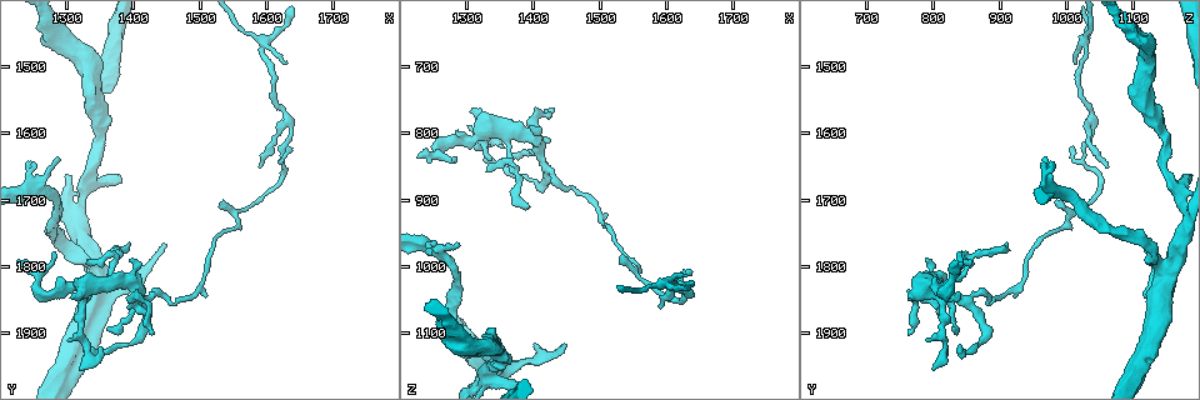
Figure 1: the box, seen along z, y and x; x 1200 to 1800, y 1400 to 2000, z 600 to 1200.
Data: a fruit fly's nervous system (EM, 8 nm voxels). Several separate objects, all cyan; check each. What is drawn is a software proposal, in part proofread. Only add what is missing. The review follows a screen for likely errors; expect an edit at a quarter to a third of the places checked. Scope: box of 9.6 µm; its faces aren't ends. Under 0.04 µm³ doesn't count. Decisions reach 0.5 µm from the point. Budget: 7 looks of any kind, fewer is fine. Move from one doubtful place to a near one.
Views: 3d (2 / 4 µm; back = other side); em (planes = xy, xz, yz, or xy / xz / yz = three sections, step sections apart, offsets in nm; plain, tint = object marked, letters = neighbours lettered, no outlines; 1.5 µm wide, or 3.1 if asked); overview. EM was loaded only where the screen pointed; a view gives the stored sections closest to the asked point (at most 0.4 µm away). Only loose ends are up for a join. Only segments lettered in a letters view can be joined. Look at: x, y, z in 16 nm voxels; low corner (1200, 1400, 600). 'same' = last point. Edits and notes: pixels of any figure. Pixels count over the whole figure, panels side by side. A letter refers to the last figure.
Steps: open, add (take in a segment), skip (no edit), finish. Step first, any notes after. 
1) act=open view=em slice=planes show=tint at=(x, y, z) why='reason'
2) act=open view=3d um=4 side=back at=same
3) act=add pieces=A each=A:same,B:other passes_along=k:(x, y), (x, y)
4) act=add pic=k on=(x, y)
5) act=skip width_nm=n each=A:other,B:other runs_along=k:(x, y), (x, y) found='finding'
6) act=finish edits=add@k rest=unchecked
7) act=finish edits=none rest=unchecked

act=open view=em slice=planes show=letters at=(1405, 1845, 1120) why='an open end'

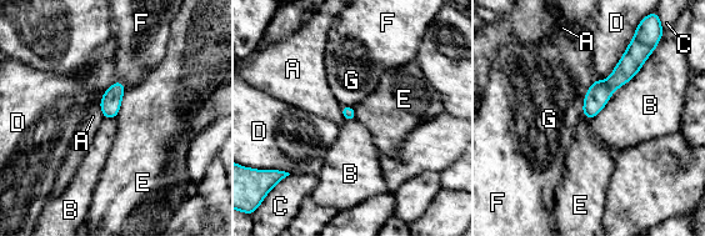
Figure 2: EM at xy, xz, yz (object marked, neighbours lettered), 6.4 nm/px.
act=skip each=A:other,B:other,C:other,D:other,E:other,F:other,G:other runs_along=2:(631, 54), (589, 115) found='none of them fits'

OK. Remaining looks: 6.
act=open view=3d um=2 side=back at=(1535, 1705, 985) why='free end'

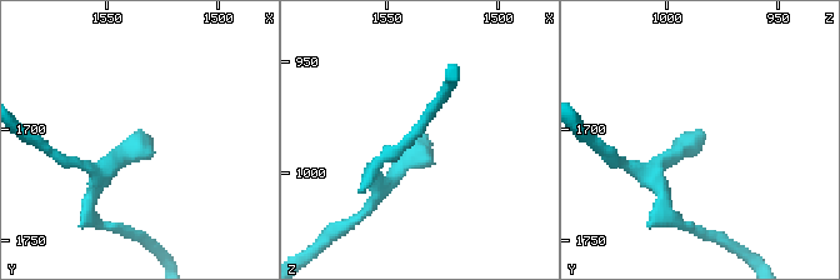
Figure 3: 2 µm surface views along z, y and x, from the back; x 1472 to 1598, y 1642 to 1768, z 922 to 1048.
act=open view=em slice=xy step=4 show=letters at=(1535, 1702, 982) why='now the EM'

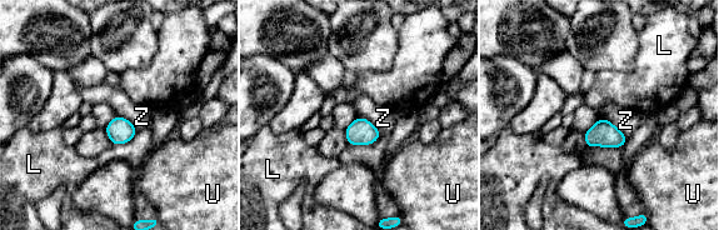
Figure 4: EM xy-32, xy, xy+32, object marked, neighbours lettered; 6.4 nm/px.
act=open view=em slice=planes show=letters at=same why='another direction'

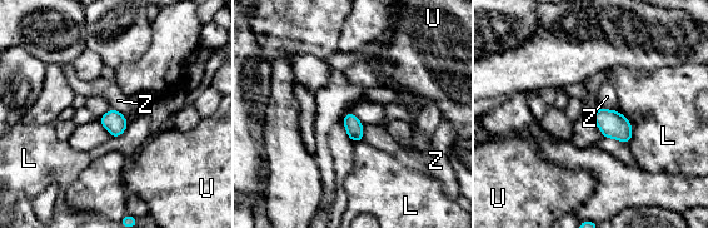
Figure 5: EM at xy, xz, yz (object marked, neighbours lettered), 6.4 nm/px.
act=skip width_nm=110 each=L:other,U:other,Z:other found='none of them fits'

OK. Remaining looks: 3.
act=open view=em slice=xy step=4 show=tint at=(1360, 1920, 820) why='tapers out'

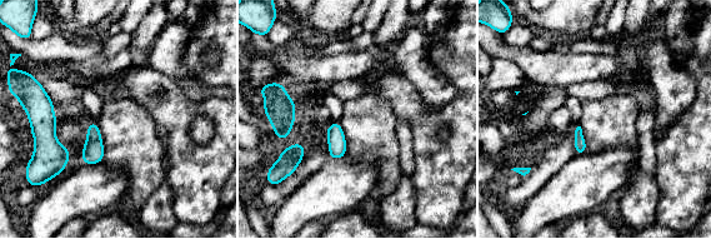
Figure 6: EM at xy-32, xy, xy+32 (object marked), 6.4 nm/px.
act=open view=em slice=planes show=tint at=same why='cut it another way'

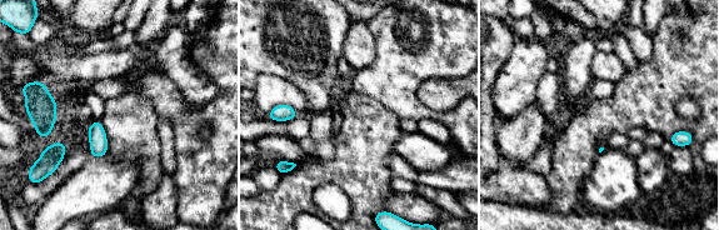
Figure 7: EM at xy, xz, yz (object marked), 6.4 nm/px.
act=open view=em slice=planes show=letters at=same

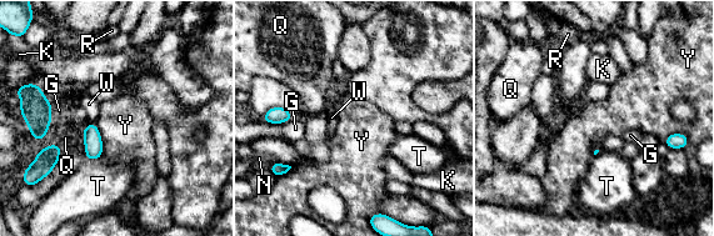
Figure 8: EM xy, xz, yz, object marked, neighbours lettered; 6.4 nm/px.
act=skip width_nm=90 each=G:other,K:other,N:other,Q:other,R:other,T:other,W:other,Y:other border=8:(94, 122), (100, 135), (103, 156) found='no lettered segment goes on from it'

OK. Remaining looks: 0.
act=finish edits=none rest=unchecked

